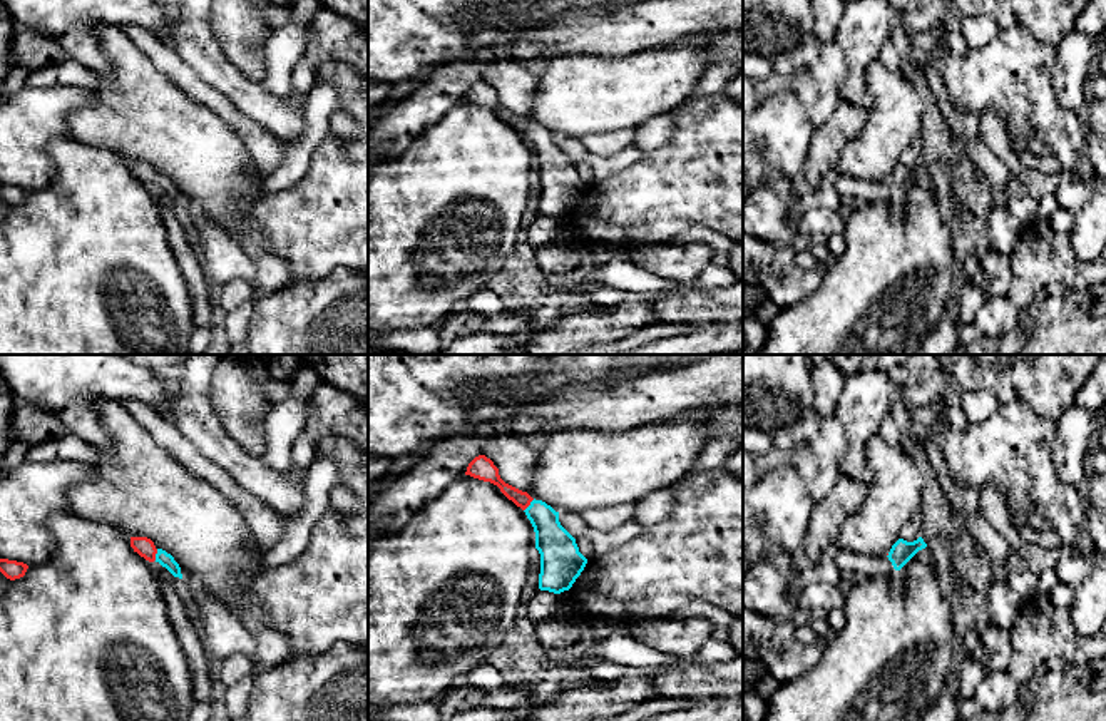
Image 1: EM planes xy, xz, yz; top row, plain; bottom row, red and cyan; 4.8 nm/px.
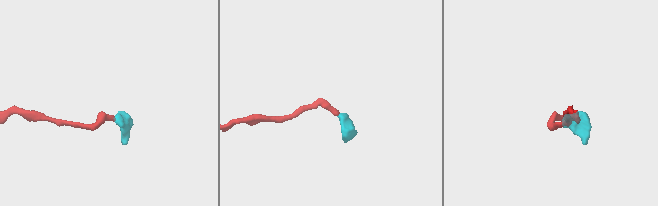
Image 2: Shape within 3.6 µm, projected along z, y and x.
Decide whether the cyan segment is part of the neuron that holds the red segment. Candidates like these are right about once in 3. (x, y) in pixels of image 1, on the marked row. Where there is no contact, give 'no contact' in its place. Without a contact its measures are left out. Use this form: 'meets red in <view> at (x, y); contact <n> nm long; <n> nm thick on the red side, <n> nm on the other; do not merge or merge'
meets red in xz at (529, 504); contact 80 nm long; 90 nm thick on the red side, 180 nm on the other; merge

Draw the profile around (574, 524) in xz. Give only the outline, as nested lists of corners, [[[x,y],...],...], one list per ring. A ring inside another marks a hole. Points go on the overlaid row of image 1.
[[[561,512],[559,522],[574,539],[587,529],[582,515],[572,512]]]

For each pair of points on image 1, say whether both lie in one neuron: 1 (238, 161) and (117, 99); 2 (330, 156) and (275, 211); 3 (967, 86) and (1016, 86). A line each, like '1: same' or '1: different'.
1: same
2: same
3: same

